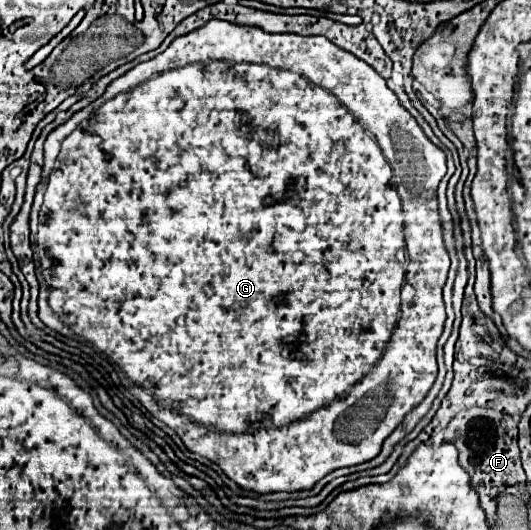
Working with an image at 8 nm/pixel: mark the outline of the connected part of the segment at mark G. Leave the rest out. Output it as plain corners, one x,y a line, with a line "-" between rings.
219,19
207,21
203,27
183,37
177,37
157,57
135,65
125,75
111,81
99,99
89,103
85,109
77,111
69,121
65,121
63,125
59,125
47,135
45,163
43,163
43,175
41,175
43,179
36,188
29,219
30,241
34,244
37,234
41,275
47,285
47,289
39,289
39,319
47,323
49,329
65,337
83,339
83,341
87,339
87,343
91,341
95,347
99,347
99,351
103,351
113,363
117,363
127,373
131,381
129,383
125,381
125,385
141,401
141,405
153,417
157,417
167,427
171,427
191,453
203,455
209,461
217,463
221,471
239,487
255,493
313,489
313,485
321,481
327,473
339,467
351,467
377,457
383,441
405,419
405,415
425,399
425,395
435,383
435,377
437,377
435,347
443,333
443,323
445,323
443,287
449,271
449,255
443,247
441,221
437,213
437,185
443,179
445,171
447,171
445,153
429,141
429,137
419,127
415,117
399,103
397,95
385,85
383,77
371,65
357,59
353,53
347,53
345,49
331,45
331,41
327,41
327,37
323,35
303,37
295,33
267,33
259,27
237,25
237,23
227,23

